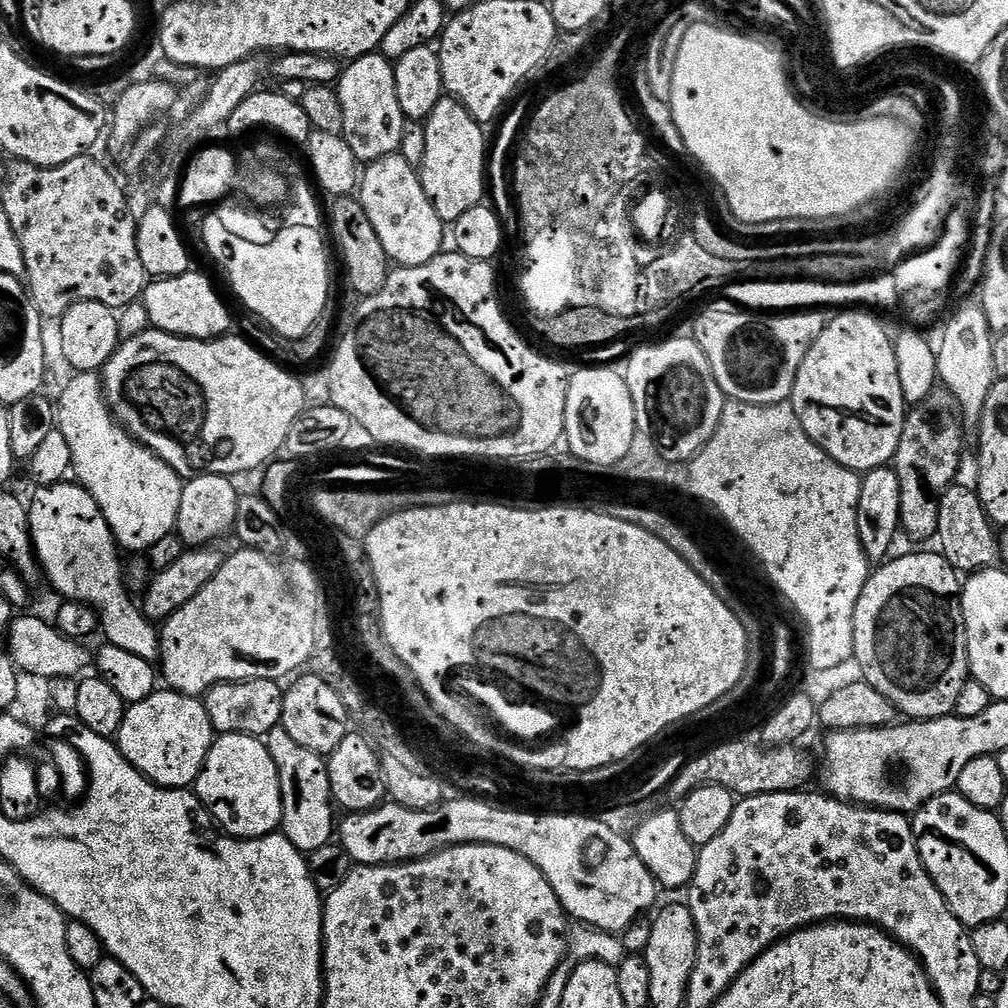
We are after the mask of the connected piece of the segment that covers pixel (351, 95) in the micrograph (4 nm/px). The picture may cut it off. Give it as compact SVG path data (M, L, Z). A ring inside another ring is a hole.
M357 56L343 69L335 85L346 114L344 140L354 150L357 160L371 162L399 153L404 125L402 106L398 106L398 90L394 90L394 64L384 56Z

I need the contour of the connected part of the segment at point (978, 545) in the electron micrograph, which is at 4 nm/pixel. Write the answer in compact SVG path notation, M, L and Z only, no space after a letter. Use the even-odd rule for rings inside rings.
M957 482L949 485L940 501L937 542L941 555L957 572L971 574L993 567L999 561L999 537L988 515L985 514L979 493L973 487Z

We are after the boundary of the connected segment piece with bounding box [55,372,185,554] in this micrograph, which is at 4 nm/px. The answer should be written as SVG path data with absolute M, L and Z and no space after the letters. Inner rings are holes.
M77 372L71 378L55 406L56 428L70 445L75 479L98 502L117 545L147 553L154 542L176 532L185 481L120 425L104 398L104 385L97 373Z

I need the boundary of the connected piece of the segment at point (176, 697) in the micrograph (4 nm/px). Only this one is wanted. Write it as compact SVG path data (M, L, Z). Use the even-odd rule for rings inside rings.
M158 690L150 698L127 705L122 726L114 737L120 752L147 780L153 780L163 788L188 788L195 785L206 762L206 754L212 749L214 733L212 723L204 709L203 699L184 696L181 692Z

